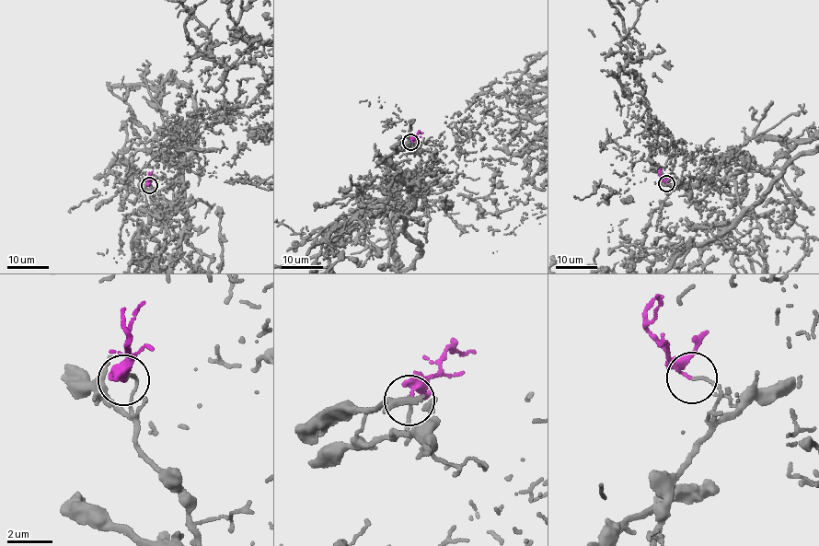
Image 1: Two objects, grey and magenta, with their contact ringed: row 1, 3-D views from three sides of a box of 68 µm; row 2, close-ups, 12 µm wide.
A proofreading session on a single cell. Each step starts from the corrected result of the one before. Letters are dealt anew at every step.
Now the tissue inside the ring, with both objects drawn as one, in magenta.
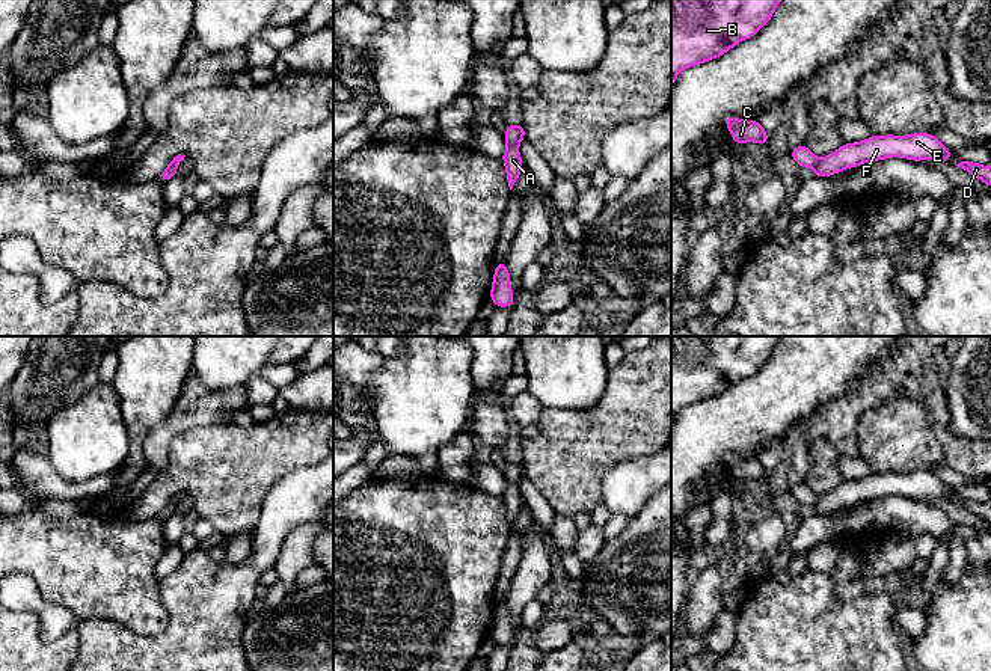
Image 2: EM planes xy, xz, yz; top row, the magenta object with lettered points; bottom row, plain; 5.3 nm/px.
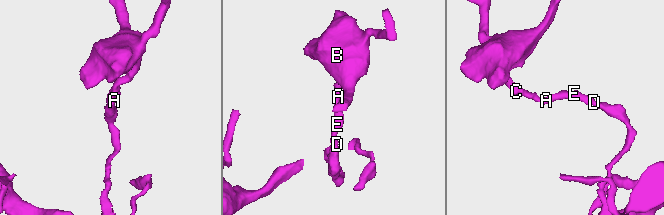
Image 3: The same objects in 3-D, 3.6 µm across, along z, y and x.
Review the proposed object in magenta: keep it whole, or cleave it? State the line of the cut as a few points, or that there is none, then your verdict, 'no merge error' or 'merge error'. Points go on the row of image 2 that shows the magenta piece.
xz (507, 144), (516, 147) | merge error

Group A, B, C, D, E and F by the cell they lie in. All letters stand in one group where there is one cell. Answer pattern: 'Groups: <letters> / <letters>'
Groups: A D E F / B C

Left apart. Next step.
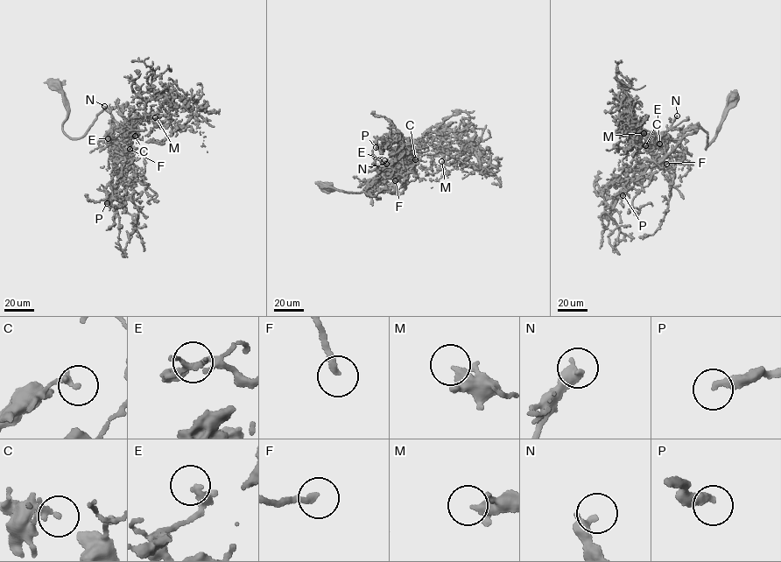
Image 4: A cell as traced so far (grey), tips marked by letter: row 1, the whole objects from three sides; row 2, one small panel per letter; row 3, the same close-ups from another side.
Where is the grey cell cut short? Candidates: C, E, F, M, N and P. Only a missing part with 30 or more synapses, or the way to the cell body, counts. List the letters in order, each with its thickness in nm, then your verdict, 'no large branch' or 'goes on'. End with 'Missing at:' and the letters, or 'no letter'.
C: calibre 240 nm; no large branch
E: calibre 220 nm; no large branch
F: calibre 240 nm; goes on
M: calibre 280 nm; no large branch
N: calibre 360 nm; goes on
P: calibre 280 nm; goes on
Missing at: F, N, P

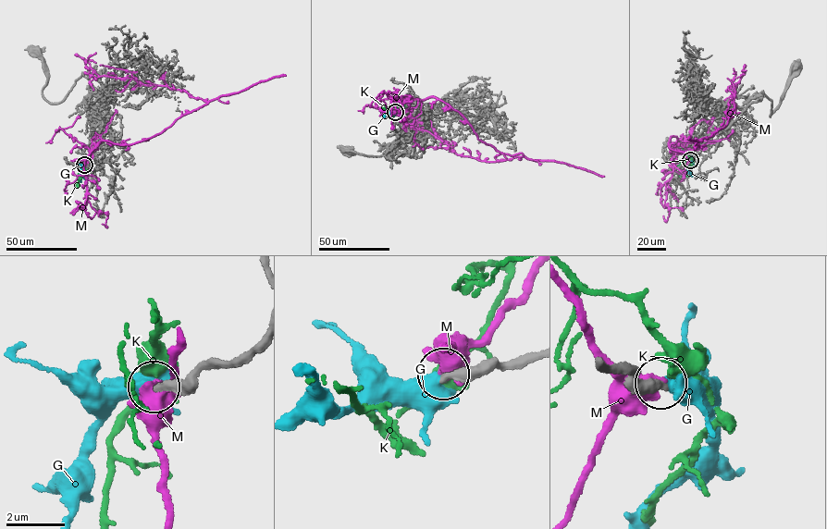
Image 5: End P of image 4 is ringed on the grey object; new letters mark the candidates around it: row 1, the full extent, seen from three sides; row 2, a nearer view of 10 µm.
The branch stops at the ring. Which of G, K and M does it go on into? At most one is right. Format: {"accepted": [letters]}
{"accepted": ["G"]}

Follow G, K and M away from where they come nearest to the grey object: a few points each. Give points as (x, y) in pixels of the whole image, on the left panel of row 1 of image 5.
G: (85, 165), (81, 168), (80, 181)
K: (85, 165), (76, 185)
M: (85, 166), (87, 155), (102, 141), (133, 144), (208, 102), (184, 90), (98, 76), (88, 61), (95, 53)

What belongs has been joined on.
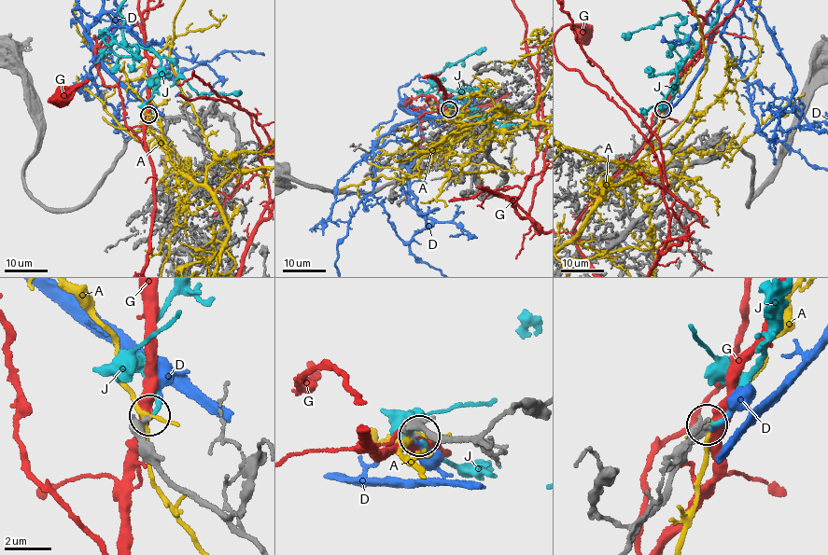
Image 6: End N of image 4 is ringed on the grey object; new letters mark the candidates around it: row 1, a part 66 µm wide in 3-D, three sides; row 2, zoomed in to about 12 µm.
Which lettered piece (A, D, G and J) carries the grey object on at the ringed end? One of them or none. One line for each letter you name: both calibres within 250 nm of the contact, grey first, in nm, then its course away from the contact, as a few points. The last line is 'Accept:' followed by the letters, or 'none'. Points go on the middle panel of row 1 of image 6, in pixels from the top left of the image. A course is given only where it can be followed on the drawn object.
Accept: none

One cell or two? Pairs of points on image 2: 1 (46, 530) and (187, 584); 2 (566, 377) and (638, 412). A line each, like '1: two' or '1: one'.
1: two
2: two

